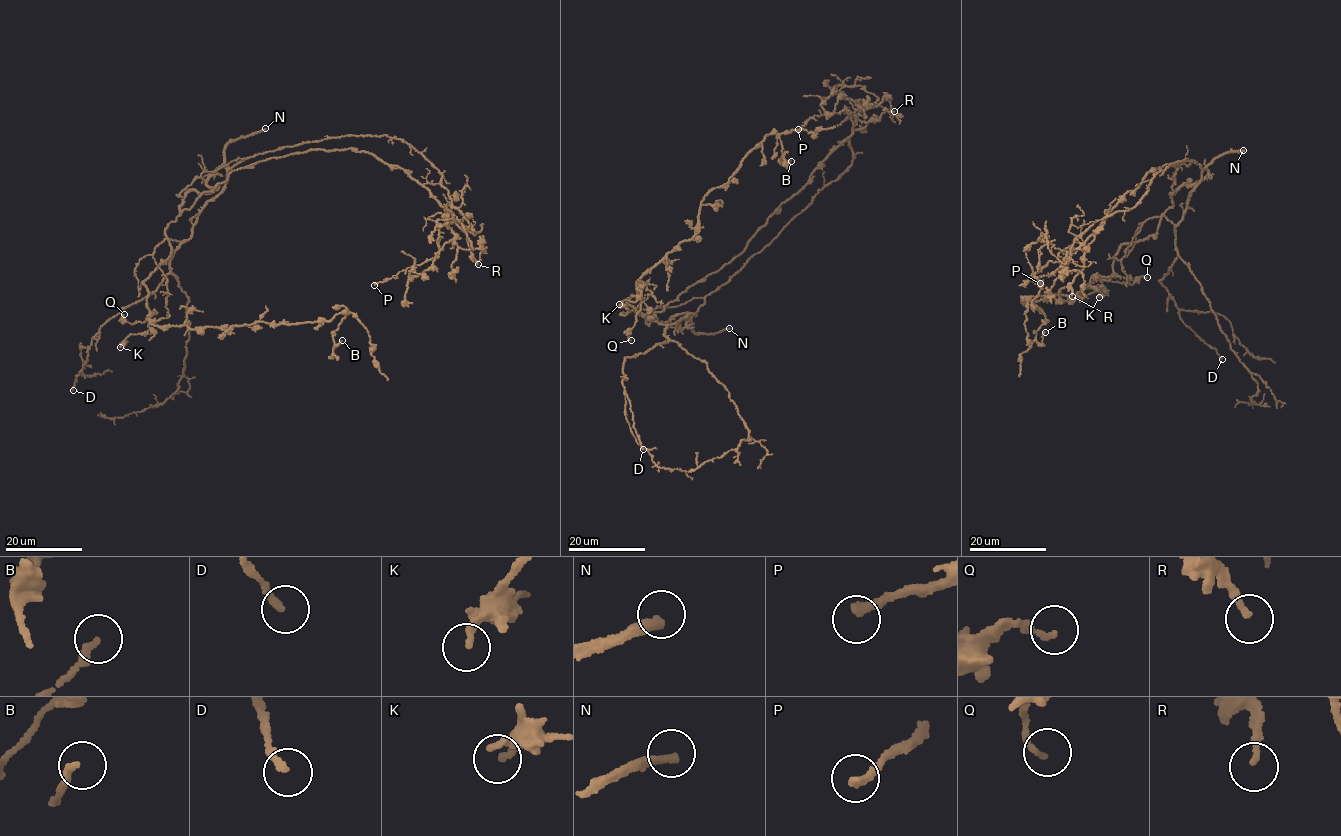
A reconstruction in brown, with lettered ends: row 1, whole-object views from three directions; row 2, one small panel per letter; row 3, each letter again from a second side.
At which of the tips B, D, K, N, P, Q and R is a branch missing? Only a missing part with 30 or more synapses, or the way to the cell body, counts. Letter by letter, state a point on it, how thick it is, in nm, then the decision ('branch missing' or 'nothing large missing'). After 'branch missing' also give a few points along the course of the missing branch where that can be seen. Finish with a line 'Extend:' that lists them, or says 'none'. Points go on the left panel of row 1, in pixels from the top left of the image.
B: at (342, 340); 220 nm thick; nothing large missing
D: at (73, 390); 220 nm thick; nothing large missing
K: at (120, 347); 200 nm thick; nothing large missing
N: at (265, 128); 300 nm thick; branch missing; missing branch runs (265, 128), (392, 114), (452, 150), (492, 236), (459, 401), (481, 431), (518, 418), (515, 359)
P: at (374, 285); 280 nm thick; nothing large missing
Q: at (124, 314); 170 nm thick; nothing large missing
R: at (478, 264); 220 nm thick; nothing large missing
Extend: N

